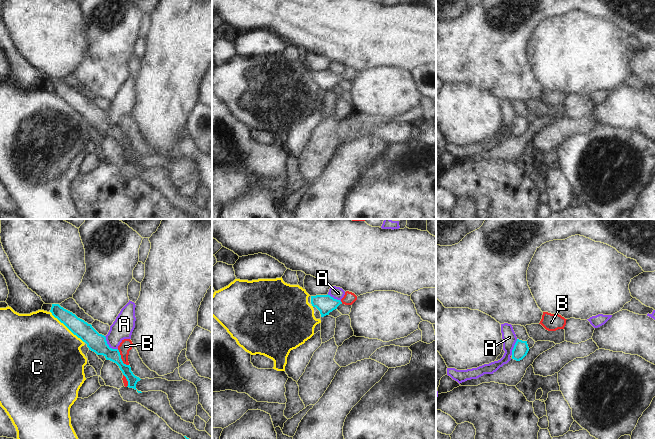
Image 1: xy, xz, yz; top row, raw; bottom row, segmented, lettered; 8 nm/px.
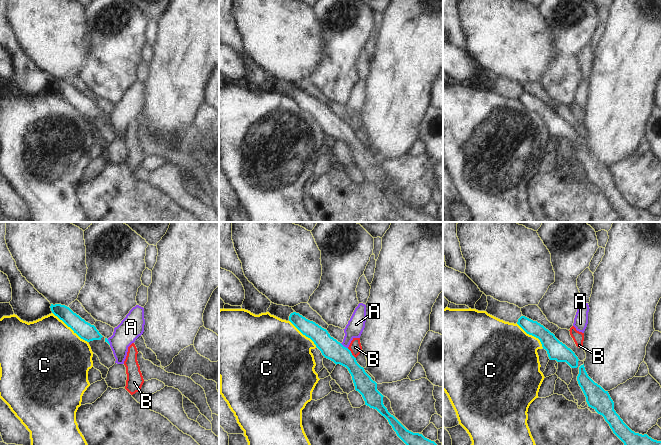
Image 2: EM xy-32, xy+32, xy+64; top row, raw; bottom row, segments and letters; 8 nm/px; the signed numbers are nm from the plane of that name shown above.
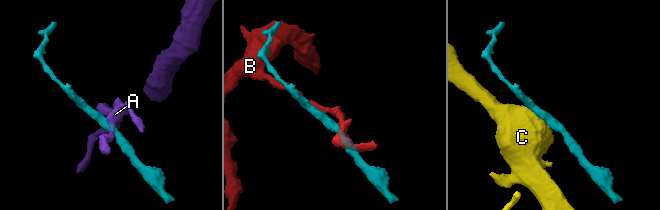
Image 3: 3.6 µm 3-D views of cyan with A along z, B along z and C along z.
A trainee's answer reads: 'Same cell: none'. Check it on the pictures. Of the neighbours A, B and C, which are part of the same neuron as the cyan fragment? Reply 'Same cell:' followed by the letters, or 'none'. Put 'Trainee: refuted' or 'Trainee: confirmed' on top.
Trainee: confirmed
Same cell: none

